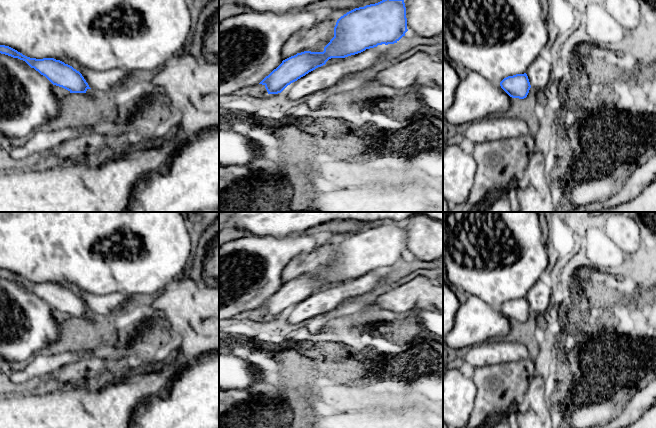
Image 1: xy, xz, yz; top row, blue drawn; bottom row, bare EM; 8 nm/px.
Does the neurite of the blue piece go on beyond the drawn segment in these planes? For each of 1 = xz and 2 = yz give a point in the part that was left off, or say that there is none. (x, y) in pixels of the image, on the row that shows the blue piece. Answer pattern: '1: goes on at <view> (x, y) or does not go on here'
1: does not go on here
2: does not go on here

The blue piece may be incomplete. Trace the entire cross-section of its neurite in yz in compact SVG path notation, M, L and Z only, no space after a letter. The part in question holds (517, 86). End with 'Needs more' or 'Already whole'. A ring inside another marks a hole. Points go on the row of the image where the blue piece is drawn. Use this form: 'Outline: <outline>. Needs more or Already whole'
Outline: M526 73L508 76L500 82L500 86L510 97L519 99L526 98L531 88Z. Already whole

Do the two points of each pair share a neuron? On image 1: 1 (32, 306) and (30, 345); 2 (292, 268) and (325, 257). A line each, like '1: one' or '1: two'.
1: one
2: one

